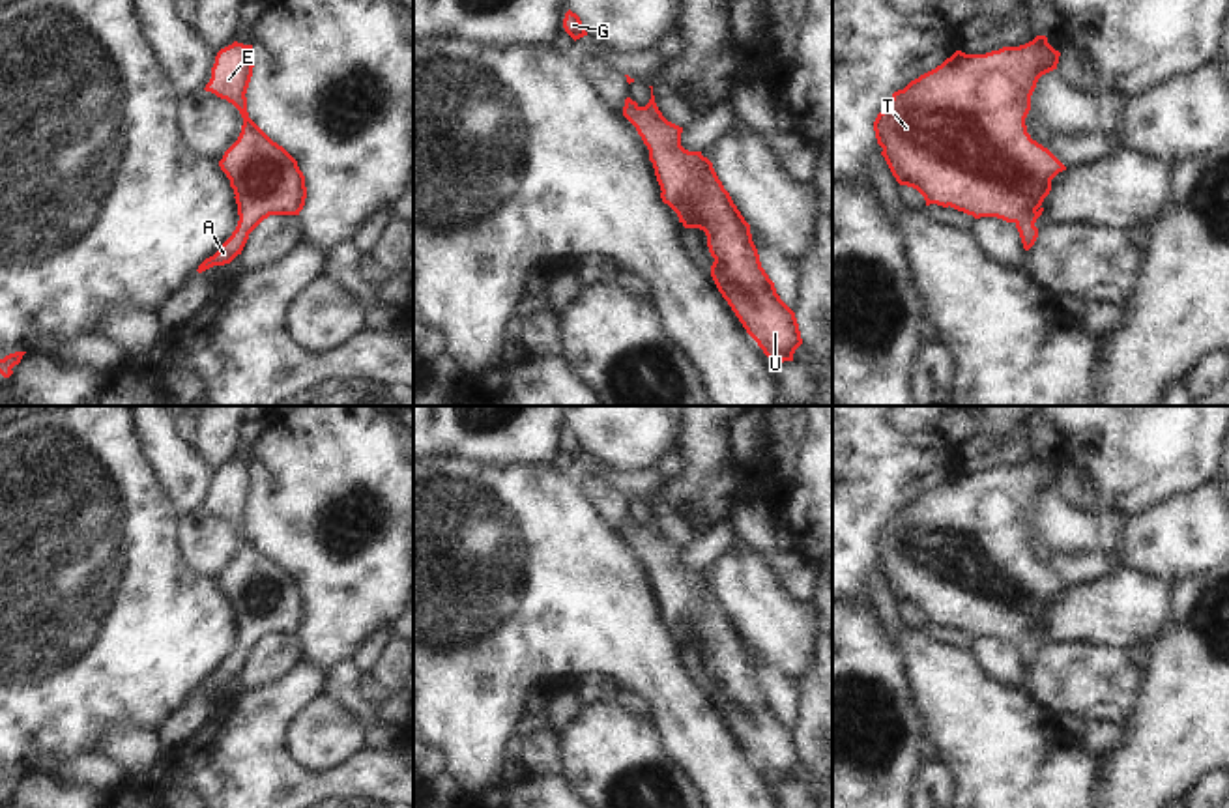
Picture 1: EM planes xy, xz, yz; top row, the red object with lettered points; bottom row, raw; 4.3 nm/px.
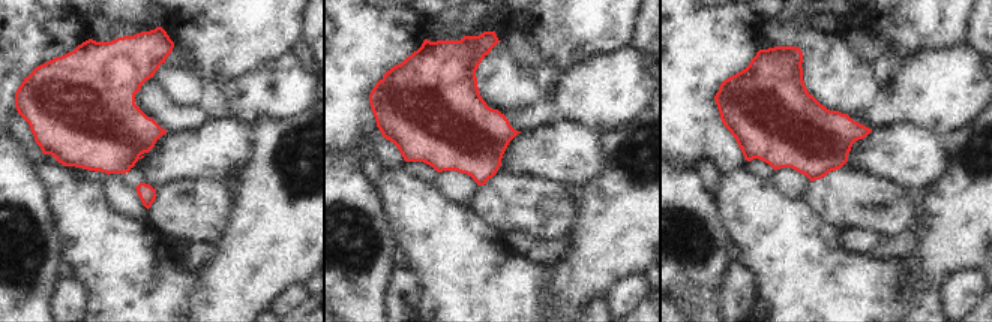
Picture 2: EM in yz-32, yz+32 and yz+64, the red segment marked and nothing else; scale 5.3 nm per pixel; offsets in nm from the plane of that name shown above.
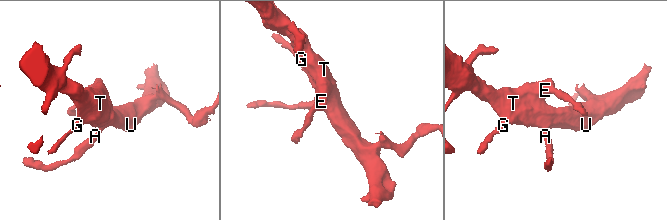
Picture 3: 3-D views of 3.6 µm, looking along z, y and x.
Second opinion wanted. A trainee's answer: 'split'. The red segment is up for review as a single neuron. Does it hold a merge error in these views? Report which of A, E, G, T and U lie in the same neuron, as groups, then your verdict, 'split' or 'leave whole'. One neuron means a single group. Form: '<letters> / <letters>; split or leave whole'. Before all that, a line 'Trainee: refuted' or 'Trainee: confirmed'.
Trainee: refuted
A E G T U; leave whole

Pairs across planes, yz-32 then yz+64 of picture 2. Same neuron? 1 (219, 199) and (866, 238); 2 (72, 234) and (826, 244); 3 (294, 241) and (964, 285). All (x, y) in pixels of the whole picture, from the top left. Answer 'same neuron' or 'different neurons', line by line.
1: different neurons
2: same neuron
3: different neurons

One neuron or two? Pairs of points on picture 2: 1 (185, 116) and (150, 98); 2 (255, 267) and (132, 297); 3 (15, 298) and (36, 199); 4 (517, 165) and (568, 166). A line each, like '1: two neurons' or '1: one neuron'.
1: one neuron
2: two neurons
3: one neuron
4: one neuron

